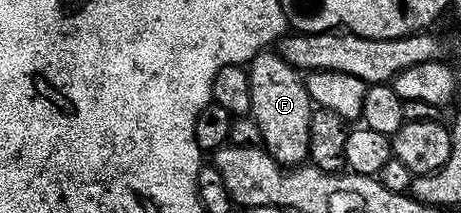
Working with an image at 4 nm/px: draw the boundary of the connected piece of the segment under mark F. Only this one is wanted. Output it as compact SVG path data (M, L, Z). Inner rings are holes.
M280 53L260 54L252 59L248 67L249 91L253 101L251 114L257 117L260 141L283 168L304 167L310 161L309 134L312 132L315 104L309 99L309 90L301 79L304 77Z

